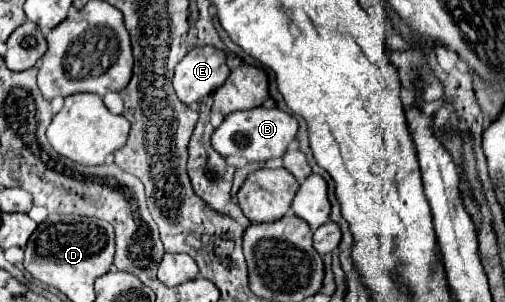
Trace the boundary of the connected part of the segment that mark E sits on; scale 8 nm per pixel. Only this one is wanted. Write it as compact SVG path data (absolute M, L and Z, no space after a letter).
M195 47L175 67L173 87L181 103L193 105L223 85L229 75L225 53L213 47Z

